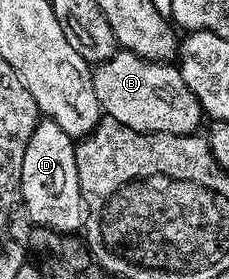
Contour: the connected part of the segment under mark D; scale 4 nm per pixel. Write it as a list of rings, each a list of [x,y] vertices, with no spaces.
[[[39,119],[36,130],[32,130],[22,163],[22,201],[31,225],[67,234],[77,233],[83,227],[84,209],[76,174],[74,145],[72,137],[64,134],[64,130],[60,130],[52,119]]]

